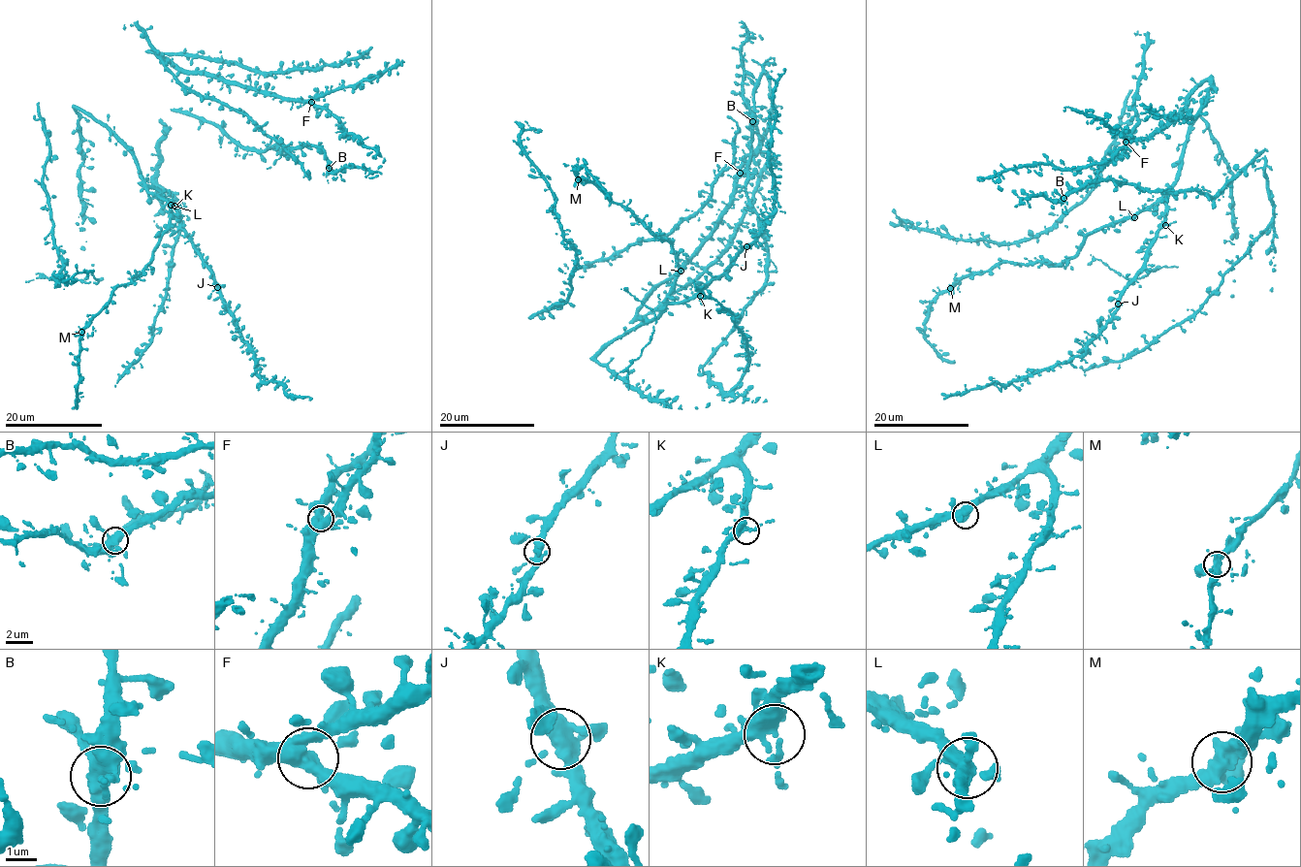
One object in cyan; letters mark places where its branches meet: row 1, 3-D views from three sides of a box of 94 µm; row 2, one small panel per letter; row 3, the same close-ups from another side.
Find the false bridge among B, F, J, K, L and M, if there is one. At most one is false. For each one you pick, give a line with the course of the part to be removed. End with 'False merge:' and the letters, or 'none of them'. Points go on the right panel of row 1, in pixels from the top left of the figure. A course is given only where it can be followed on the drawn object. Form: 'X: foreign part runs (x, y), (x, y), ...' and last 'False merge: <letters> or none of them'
False merge: none of them

